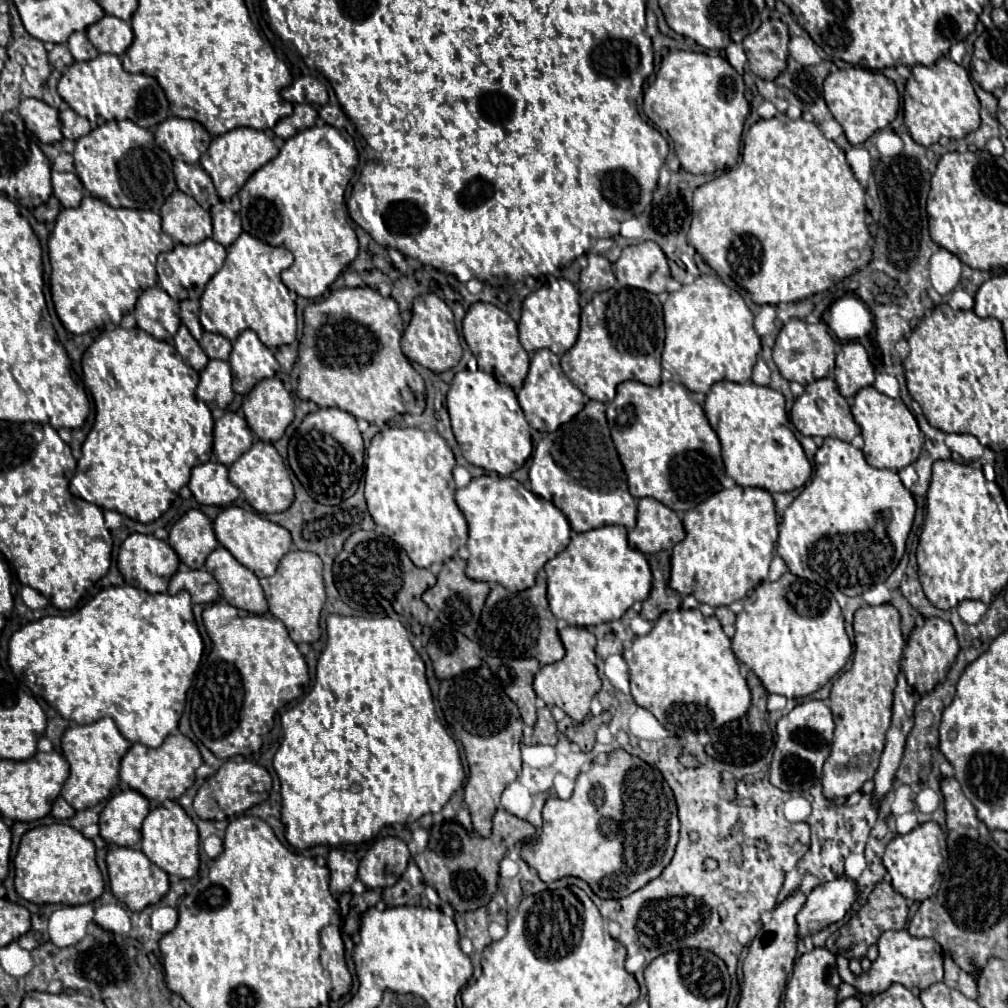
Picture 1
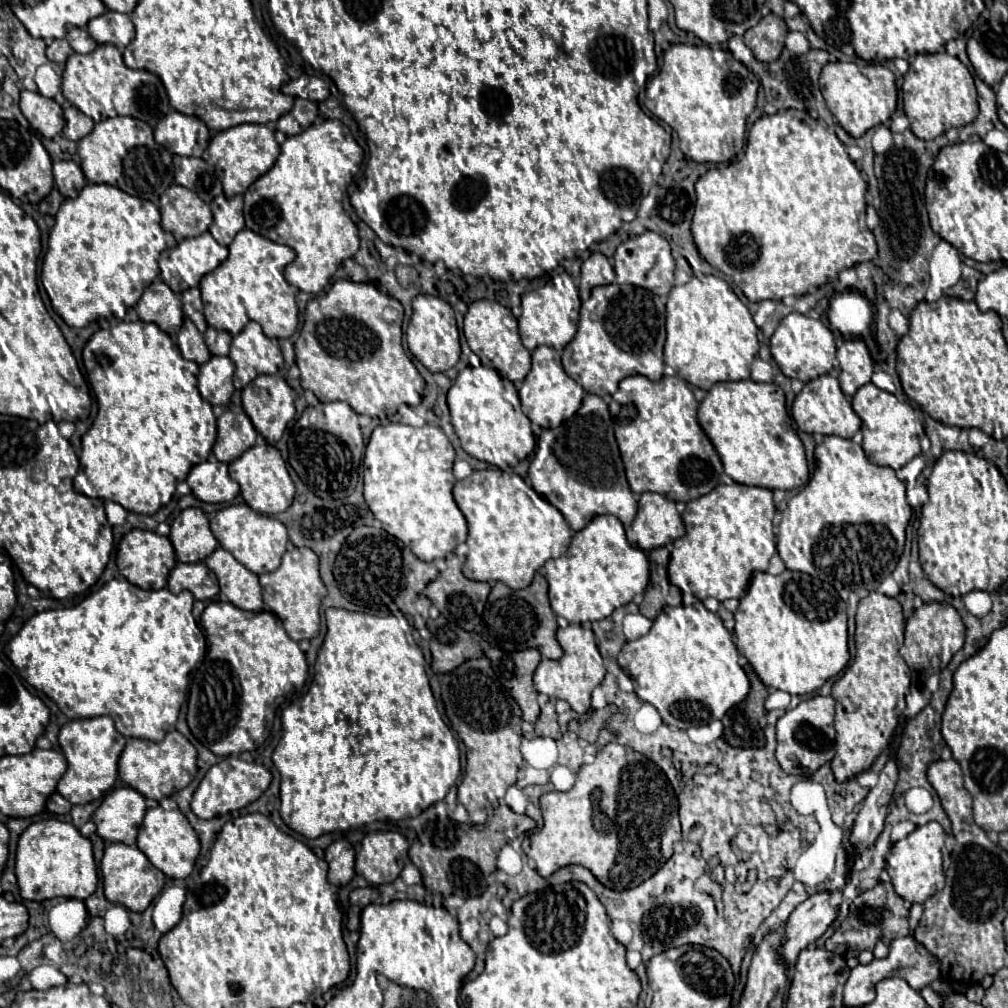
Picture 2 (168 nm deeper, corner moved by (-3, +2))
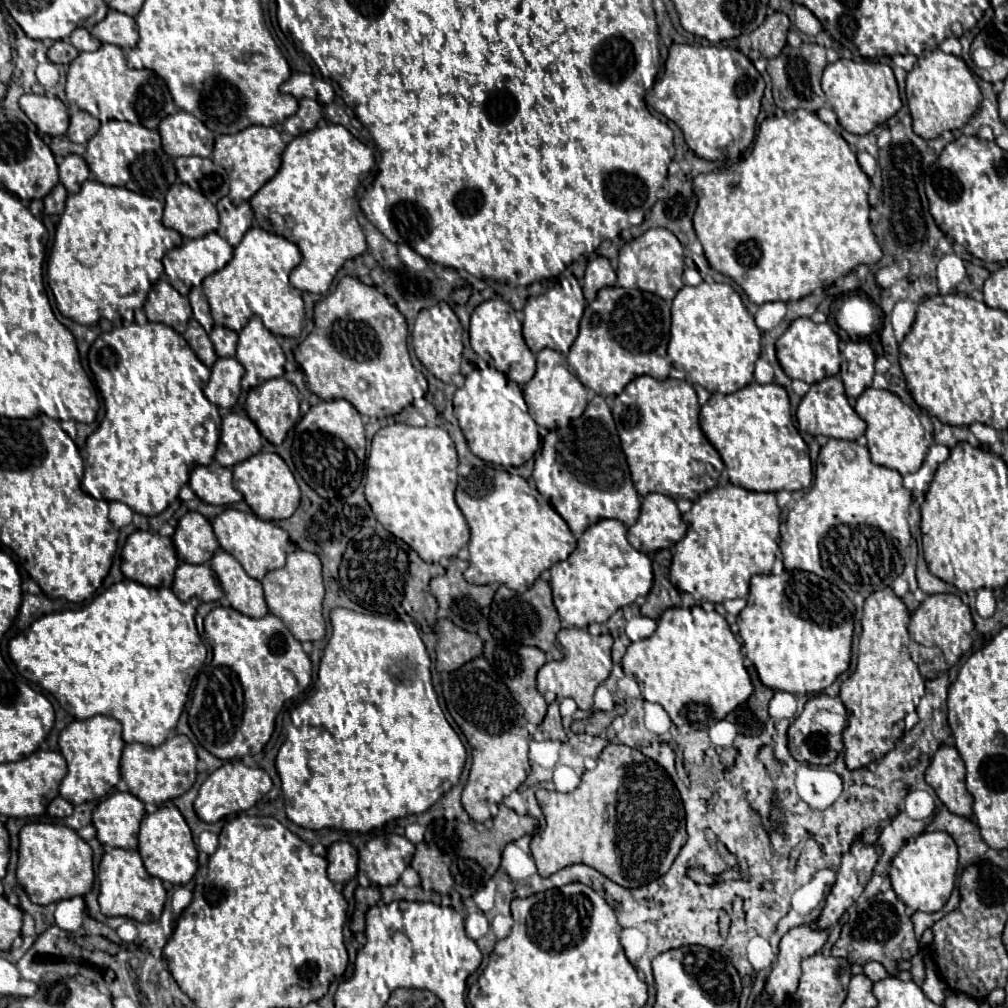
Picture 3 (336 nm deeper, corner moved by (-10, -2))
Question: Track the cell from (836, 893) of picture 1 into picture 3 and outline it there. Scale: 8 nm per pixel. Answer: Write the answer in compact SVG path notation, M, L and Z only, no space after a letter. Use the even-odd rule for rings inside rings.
M814 925L792 927L780 941L778 961L772 965L772 971L766 979L764 991L772 995L774 1005L782 1005L798 987L800 963L804 957L810 957L822 949L828 939L826 929L816 929Z

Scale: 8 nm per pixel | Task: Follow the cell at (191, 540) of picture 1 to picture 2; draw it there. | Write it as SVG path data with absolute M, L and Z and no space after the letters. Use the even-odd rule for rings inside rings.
M189 507L173 519L169 539L181 563L205 561L217 549L217 539L209 529L209 521L197 507Z

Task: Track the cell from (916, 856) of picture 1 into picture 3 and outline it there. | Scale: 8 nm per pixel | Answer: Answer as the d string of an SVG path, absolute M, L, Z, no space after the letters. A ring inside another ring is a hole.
M944 831L922 833L914 841L904 843L902 849L896 853L890 873L892 889L914 911L926 911L926 913L940 911L954 889L958 865L957 845L948 833Z

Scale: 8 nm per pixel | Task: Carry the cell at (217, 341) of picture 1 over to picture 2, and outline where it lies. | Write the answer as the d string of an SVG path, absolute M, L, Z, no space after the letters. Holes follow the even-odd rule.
M209 327L205 331L205 343L207 343L211 355L229 355L231 335L227 331L219 331L219 329Z

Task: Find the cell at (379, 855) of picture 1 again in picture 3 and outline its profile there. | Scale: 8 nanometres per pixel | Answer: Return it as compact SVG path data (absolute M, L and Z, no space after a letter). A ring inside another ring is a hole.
M388 833L370 839L360 853L358 869L362 869L376 885L396 885L402 871L410 865L414 845L400 835Z

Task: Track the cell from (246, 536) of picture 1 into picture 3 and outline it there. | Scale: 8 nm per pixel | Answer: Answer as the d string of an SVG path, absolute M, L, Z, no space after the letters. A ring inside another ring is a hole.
M226 509L214 519L214 533L222 545L222 549L238 559L238 563L246 569L246 573L258 581L264 579L268 571L280 569L286 563L286 547L290 543L290 535L270 521L258 519L254 513L242 513L238 509Z

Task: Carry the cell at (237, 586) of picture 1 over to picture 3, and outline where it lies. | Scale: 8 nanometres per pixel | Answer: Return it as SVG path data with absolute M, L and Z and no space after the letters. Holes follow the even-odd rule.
M218 551L212 557L210 565L224 589L226 599L234 609L248 617L264 617L268 613L262 583L258 579L252 579L230 553Z

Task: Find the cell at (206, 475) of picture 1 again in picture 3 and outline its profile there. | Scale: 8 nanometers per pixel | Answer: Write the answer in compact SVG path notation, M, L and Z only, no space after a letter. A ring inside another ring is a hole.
M212 461L206 467L196 467L190 473L192 491L210 505L234 505L242 501L242 493L232 483L232 469Z

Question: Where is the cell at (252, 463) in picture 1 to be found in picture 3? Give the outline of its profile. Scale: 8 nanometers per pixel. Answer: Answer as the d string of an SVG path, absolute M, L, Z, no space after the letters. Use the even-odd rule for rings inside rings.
M258 453L234 467L234 487L244 495L250 509L264 521L288 519L300 505L300 489L284 459L276 453Z

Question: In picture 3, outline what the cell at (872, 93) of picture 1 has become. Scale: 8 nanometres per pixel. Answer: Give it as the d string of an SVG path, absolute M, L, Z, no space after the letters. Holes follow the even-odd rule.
M838 59L836 63L828 63L822 75L822 91L826 93L826 99L838 117L838 123L854 135L870 133L874 127L894 117L902 107L898 83L892 69L874 60L856 62Z

